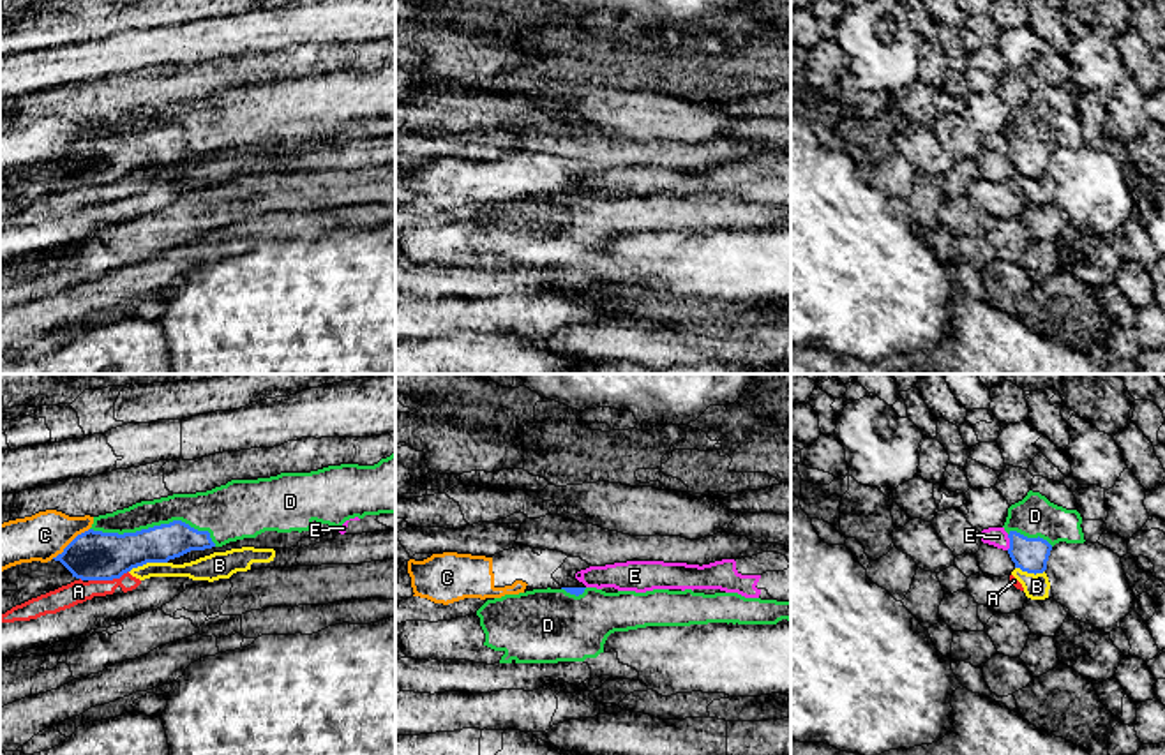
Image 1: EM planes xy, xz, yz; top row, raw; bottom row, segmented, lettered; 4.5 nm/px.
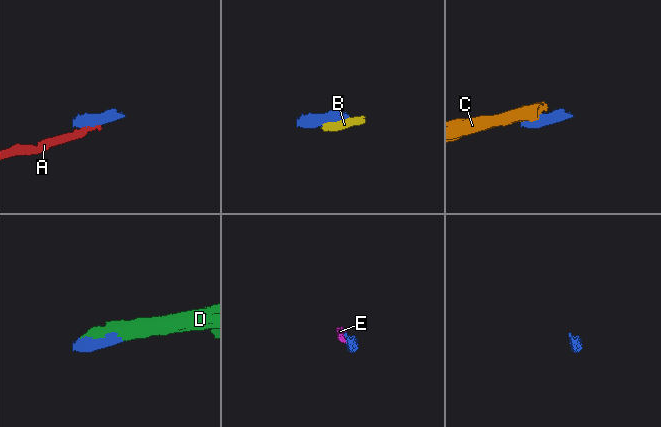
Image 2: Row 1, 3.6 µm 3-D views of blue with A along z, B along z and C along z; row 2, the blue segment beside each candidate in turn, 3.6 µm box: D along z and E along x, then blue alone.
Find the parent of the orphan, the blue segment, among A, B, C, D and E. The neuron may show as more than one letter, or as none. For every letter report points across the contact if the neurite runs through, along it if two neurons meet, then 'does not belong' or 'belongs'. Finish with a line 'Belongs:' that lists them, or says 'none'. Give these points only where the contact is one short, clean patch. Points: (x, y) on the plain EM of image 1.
A: along xy (127, 175), (119, 182), (89, 186) | does not belong
B: along xy (166, 166), (147, 166), (129, 177) | does not belong
C: along xy (89, 133), (52, 163) | does not belong
D: belongs
E: along yz (1007, 140), (1008, 154) | does not belong
Belongs: D

